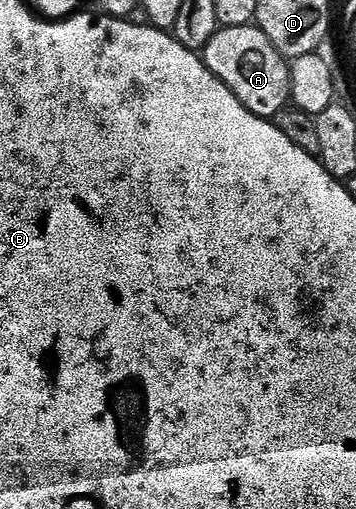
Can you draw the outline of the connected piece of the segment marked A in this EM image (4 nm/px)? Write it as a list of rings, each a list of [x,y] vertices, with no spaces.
[[[258,26],[220,28],[201,52],[201,57],[216,78],[231,89],[233,96],[237,96],[239,103],[253,116],[273,120],[288,105],[291,96],[288,63]]]

